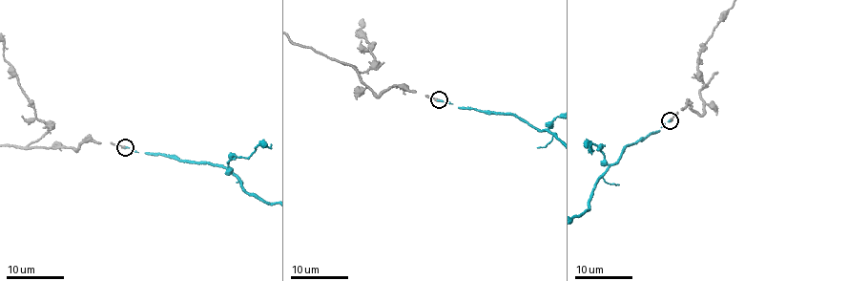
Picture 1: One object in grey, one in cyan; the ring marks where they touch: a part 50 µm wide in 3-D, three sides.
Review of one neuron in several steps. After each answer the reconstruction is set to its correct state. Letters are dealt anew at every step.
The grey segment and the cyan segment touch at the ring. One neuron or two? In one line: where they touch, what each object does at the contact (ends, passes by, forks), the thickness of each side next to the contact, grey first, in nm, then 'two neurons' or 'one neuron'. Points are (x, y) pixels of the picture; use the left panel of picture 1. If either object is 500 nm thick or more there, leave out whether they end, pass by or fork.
(125, 147) | grey ends | cyan ends | 240/160 nm | one neuron

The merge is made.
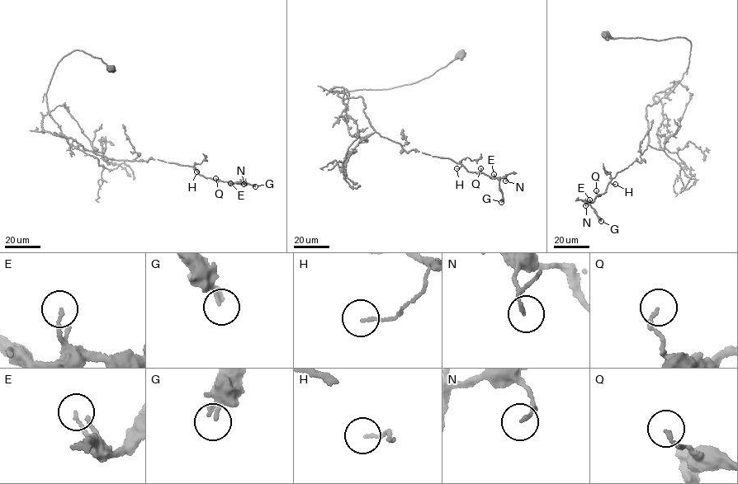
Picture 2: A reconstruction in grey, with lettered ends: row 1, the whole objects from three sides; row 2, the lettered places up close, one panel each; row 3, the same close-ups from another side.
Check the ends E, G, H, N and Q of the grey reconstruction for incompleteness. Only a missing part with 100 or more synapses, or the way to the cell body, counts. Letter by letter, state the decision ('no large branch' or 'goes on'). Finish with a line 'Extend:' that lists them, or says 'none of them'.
E: no large branch
G: no large branch
H: no large branch
N: no large branch
Q: no large branch
Extend: none of them

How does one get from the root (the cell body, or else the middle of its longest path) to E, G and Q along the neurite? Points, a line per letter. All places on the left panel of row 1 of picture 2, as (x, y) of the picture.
E: (111, 68), (76, 49), (58, 63), (45, 96), (63, 135), (108, 158), (158, 159), (230, 183)
G: (111, 68), (76, 49), (58, 63), (45, 96), (63, 135), (108, 158), (158, 159), (255, 186)
Q: (111, 68), (76, 49), (58, 63), (45, 96), (63, 135), (108, 158), (158, 159), (215, 178)

